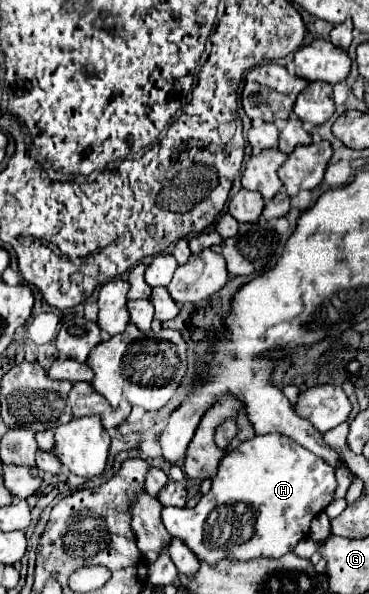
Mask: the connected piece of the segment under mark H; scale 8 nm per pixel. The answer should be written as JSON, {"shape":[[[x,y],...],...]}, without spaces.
{"shape":[[[267,433],[243,441],[235,451],[225,453],[219,461],[217,475],[211,479],[209,493],[203,495],[193,509],[163,507],[161,521],[173,537],[183,539],[201,561],[211,561],[211,565],[223,559],[225,553],[235,559],[281,557],[283,553],[293,551],[301,539],[309,537],[309,523],[335,499],[335,487],[335,469],[325,459],[285,435]]]}

